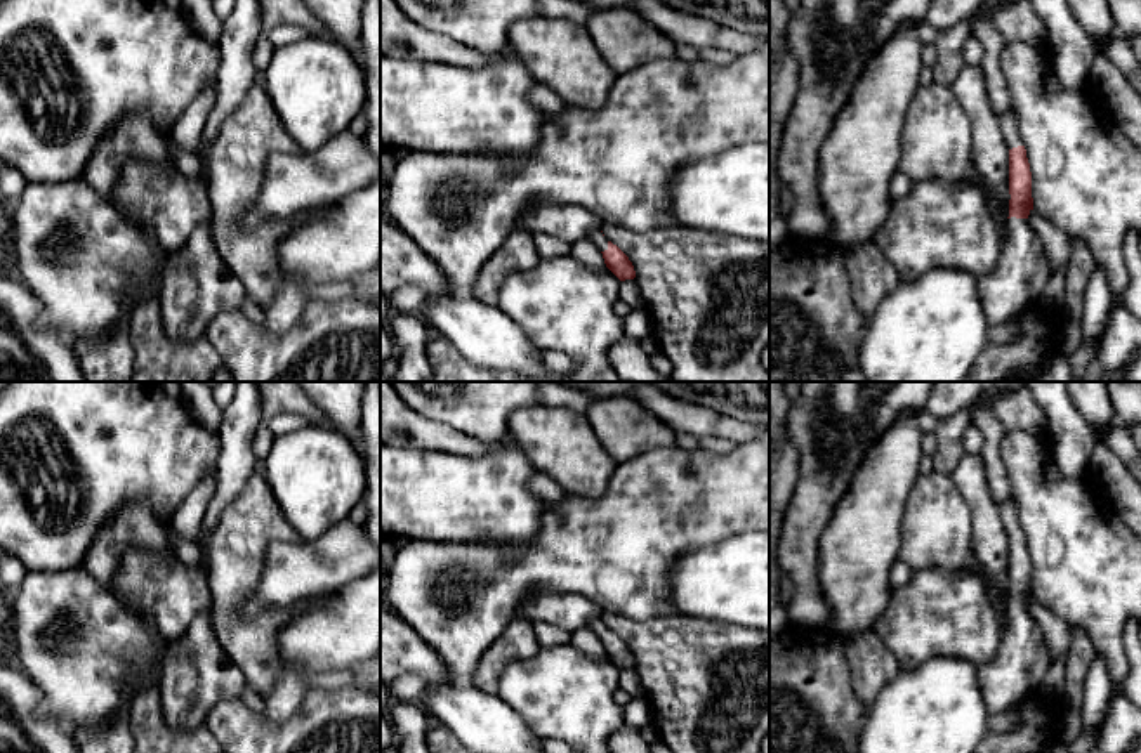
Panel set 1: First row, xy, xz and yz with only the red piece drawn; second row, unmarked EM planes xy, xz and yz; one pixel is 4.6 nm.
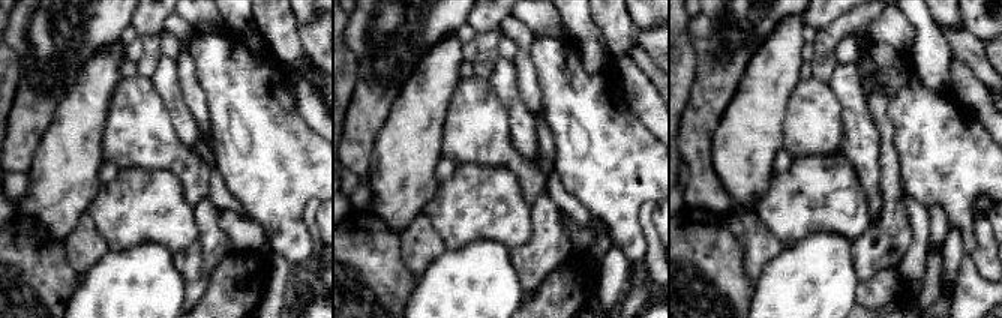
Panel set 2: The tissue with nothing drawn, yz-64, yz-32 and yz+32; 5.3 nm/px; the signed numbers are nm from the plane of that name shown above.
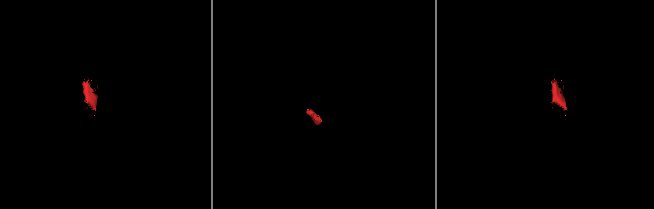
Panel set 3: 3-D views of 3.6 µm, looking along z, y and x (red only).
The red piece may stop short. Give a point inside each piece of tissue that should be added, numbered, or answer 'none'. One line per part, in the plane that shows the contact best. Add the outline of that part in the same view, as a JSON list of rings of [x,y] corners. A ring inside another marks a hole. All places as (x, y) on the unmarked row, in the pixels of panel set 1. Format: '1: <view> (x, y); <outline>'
1: yz (1009, 509); [[[1009,496],[1007,501],[1000,507],[1000,514],[1009,538],[1025,534],[1018,519],[1018,505],[1012,496]]]
2: yz (1020, 665); [[[1007,607],[999,651],[990,663],[978,668],[988,713],[1002,713],[1037,692],[1049,663],[1042,628],[1026,607]]]

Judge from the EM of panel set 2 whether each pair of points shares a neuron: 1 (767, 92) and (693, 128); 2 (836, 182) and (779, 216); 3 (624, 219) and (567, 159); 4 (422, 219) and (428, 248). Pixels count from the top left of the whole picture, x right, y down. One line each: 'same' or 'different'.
1: different
2: same
3: same
4: same

